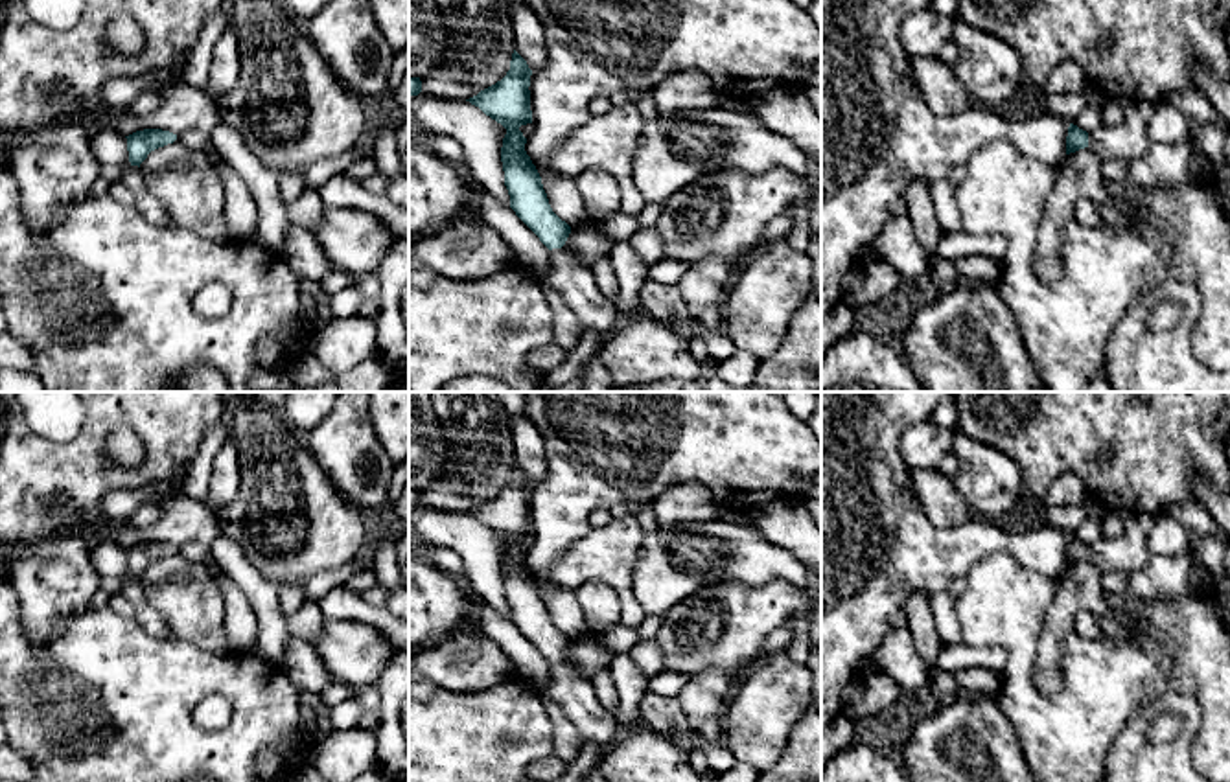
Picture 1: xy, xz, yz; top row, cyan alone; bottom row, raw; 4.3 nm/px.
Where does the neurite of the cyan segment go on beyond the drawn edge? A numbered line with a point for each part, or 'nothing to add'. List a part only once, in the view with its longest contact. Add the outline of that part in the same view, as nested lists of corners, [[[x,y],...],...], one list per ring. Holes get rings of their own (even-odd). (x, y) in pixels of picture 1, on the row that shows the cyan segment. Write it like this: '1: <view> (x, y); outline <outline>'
1: yz (1127, 140); outline [[[1123,103],[1123,121],[1101,125],[1088,132],[1088,147],[1103,160],[1131,162],[1143,156],[1153,145],[1147,136],[1147,121],[1155,103]]]

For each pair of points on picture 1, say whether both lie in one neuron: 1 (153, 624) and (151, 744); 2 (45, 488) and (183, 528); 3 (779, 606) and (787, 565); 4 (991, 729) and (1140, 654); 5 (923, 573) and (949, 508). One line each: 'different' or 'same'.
1: different
2: different
3: different
4: different
5: different

